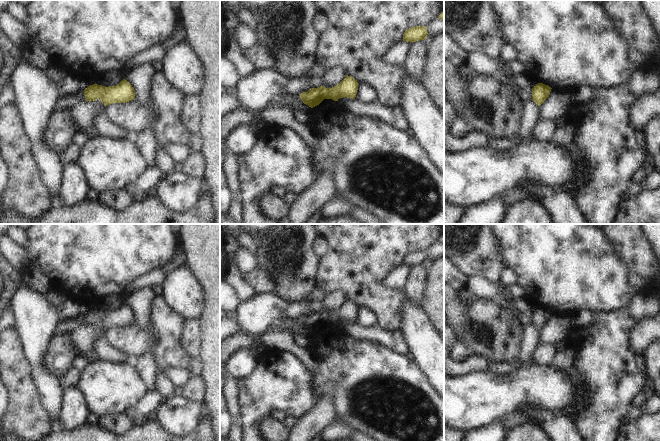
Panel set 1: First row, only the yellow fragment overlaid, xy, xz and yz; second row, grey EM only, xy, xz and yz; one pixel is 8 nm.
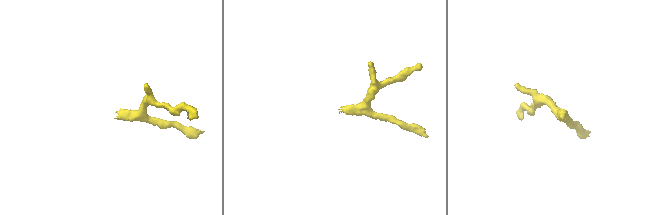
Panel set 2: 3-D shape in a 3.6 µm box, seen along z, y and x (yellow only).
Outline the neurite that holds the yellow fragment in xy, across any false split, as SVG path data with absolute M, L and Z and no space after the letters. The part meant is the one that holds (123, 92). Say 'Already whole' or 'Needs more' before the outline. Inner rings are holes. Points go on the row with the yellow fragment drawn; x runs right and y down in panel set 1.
Already whole. M125 79L116 86L89 85L83 92L86 101L96 101L99 98L105 106L126 103L135 99L135 90Z

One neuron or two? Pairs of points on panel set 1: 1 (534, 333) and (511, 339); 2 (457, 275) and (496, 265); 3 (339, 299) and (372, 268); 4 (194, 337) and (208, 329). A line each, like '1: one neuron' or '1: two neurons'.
1: two neurons
2: two neurons
3: two neurons
4: two neurons

